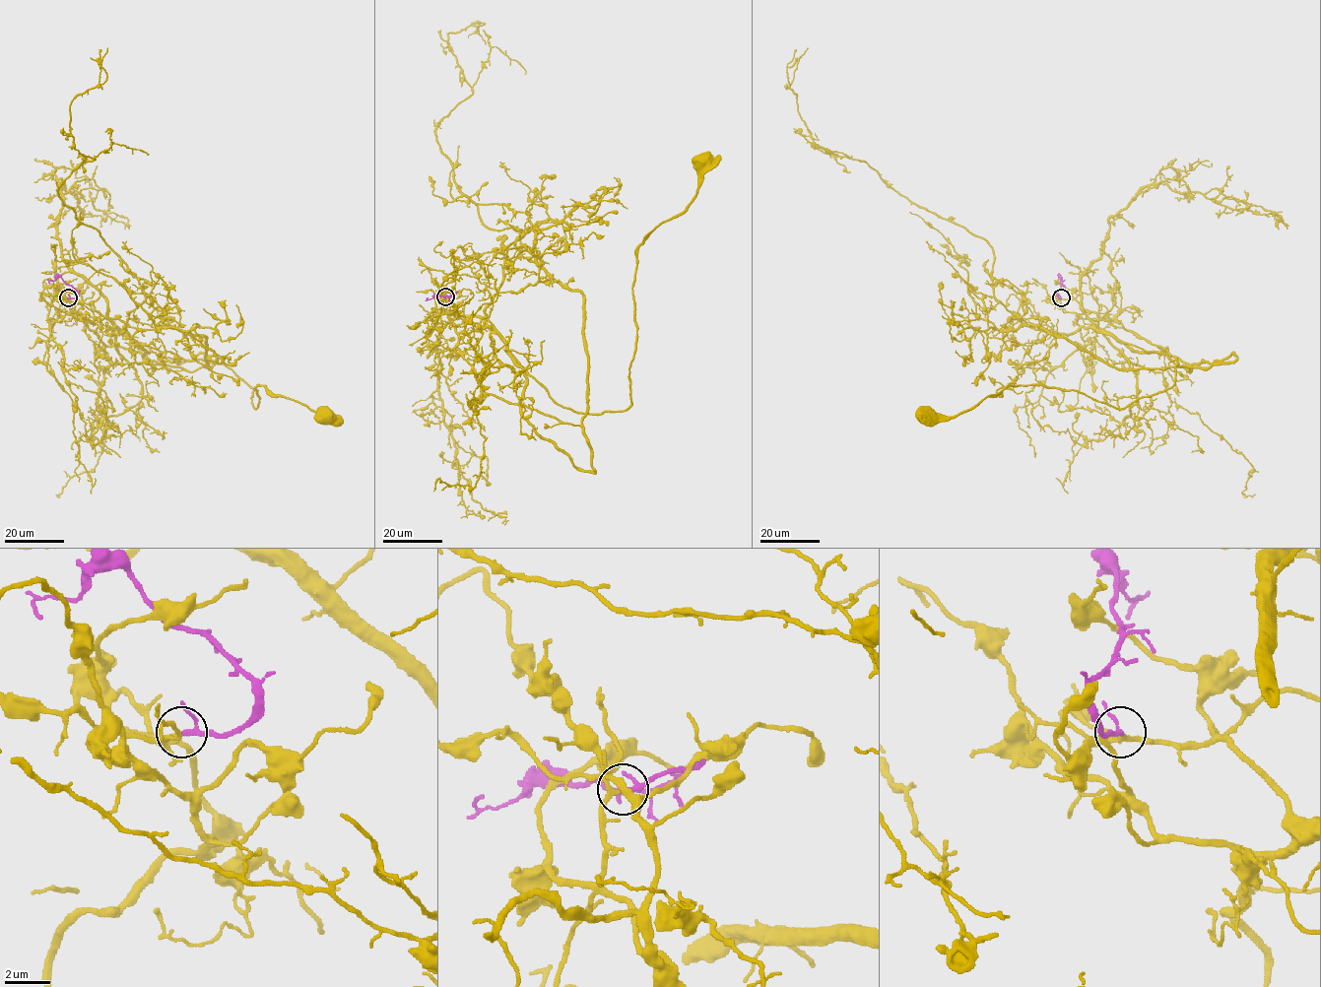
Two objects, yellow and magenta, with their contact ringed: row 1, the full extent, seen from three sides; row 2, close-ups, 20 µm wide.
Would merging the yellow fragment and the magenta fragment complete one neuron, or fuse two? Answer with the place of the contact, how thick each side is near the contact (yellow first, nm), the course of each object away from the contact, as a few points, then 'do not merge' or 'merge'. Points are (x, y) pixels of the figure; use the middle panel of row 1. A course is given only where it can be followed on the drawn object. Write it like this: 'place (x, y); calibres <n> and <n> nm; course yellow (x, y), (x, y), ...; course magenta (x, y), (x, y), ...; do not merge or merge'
place (445, 296); calibres 150 and 160 nm; course yellow (445, 297), (459, 344), (489, 325), (558, 404), (625, 411), (636, 247), (686, 209), (701, 160); course magenta (445, 296), (455, 293), (450, 296), (428, 297); merge

